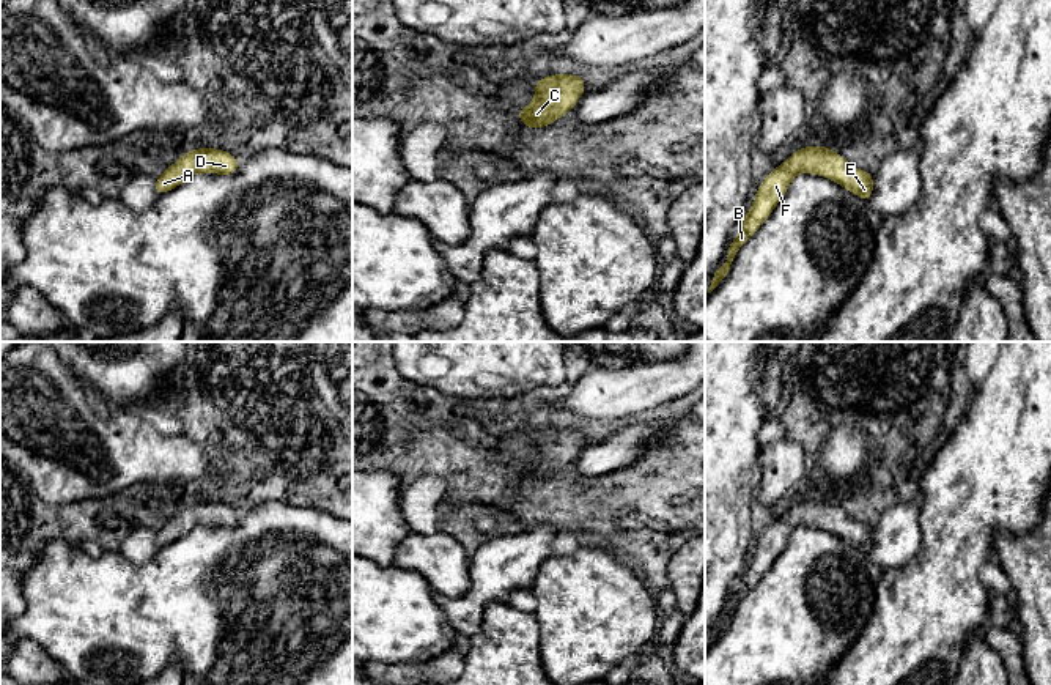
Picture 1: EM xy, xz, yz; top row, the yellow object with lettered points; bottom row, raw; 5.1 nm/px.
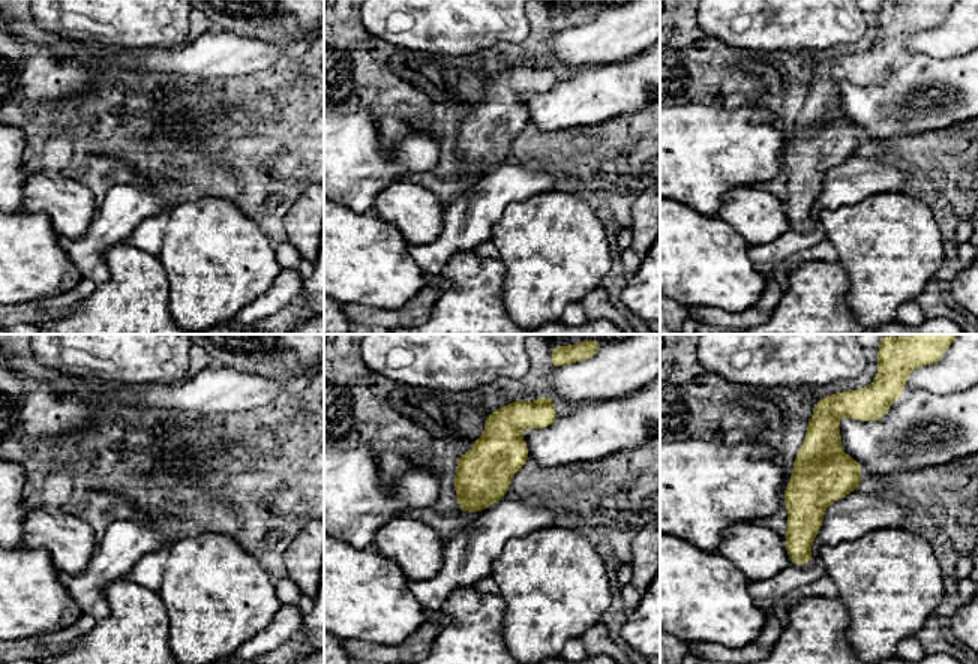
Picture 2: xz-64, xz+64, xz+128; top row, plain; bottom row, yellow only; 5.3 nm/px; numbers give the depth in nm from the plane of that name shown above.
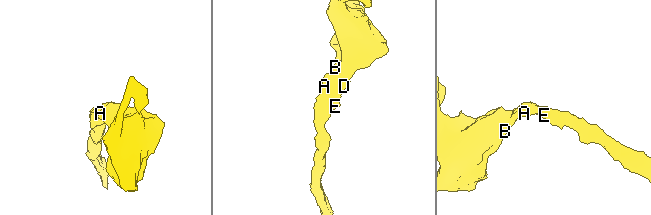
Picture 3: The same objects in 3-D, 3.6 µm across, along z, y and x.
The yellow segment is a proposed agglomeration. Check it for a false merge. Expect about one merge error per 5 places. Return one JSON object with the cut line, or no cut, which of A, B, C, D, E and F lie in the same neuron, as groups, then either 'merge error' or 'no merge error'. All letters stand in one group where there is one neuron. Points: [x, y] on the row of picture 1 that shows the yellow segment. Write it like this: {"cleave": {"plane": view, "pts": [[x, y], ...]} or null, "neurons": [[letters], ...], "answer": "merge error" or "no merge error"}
{"cleave": null, "neurons": [["A", "B", "C", "D", "E", "F"]], "answer": "no merge error"}

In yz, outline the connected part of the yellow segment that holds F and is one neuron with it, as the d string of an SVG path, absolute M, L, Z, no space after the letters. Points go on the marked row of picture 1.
M824 145L801 146L787 161L777 165L758 186L752 208L741 220L736 238L727 247L727 261L713 272L708 293L727 277L739 247L771 216L790 183L801 172L824 176L865 202L873 195L873 173L853 167L843 156Z

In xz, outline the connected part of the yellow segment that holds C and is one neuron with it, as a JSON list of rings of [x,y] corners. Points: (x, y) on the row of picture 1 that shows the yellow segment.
[[[552,74],[535,82],[535,96],[516,115],[524,128],[546,128],[574,110],[577,99],[585,93],[581,76]]]

